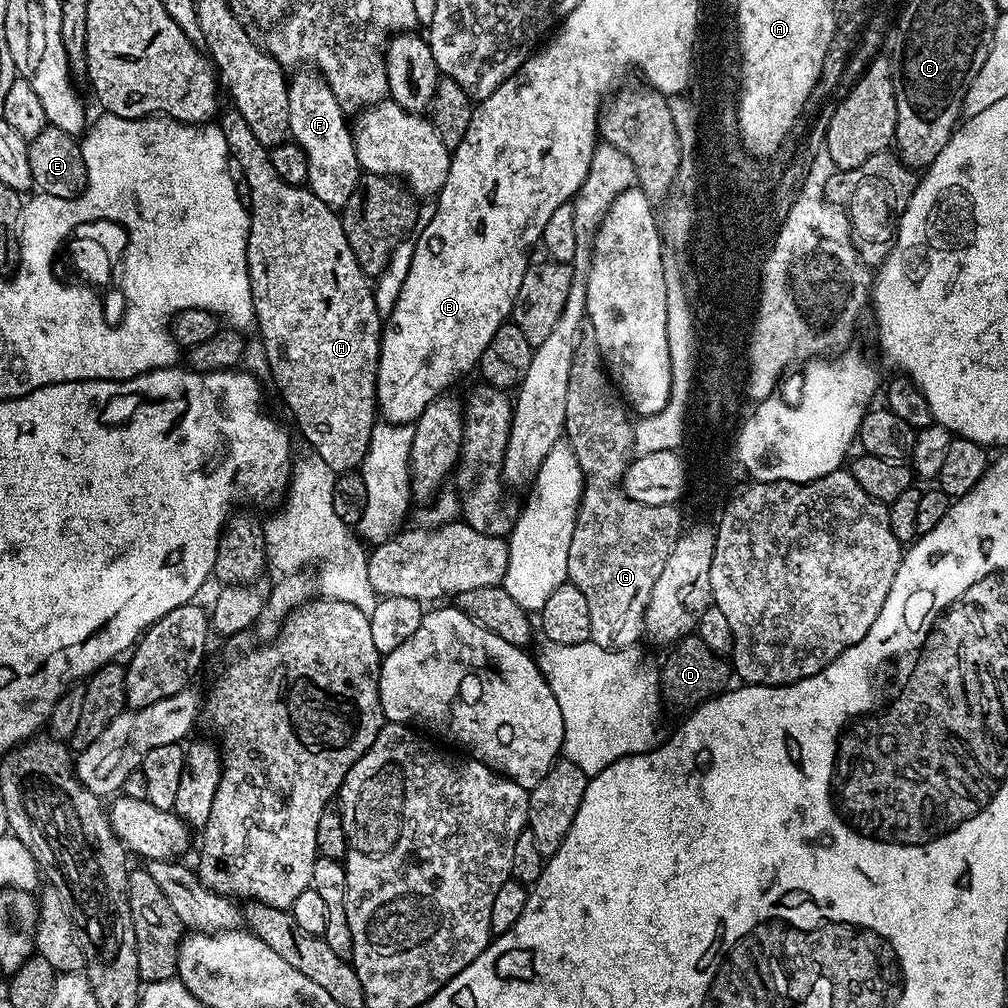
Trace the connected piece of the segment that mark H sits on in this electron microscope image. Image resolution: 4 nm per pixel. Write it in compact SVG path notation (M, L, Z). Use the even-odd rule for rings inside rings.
M232 138L232 139L229 139L229 142L228 142L228 150L229 150L229 153L231 153L231 155L232 155L232 156L233 156L233 157L234 157L234 164L235 164L235 167L236 167L236 168L237 168L237 169L238 169L238 172L239 172L239 175L240 175L240 176L241 176L241 177L242 177L242 180L243 180L243 176L242 176L242 175L244 175L244 180L245 180L245 182L246 182L246 183L248 183L248 192L247 192L247 188L246 188L246 207L247 207L247 209L248 209L248 211L249 211L249 213L250 213L250 215L249 215L249 217L248 217L248 245L247 245L247 246L246 246L246 262L247 262L247 263L248 263L248 273L249 273L249 274L250 274L250 290L251 290L251 291L252 291L252 305L253 305L253 306L254 306L254 310L255 310L255 311L256 311L256 319L255 319L255 321L254 321L254 324L255 324L255 327L256 327L256 328L257 328L257 329L258 329L258 328L259 328L259 327L260 327L260 340L261 340L261 342L262 342L262 343L264 343L264 356L265 356L265 358L266 358L266 359L268 359L268 368L269 368L269 370L270 370L270 371L272 371L272 380L273 380L273 382L274 382L274 383L276 383L276 388L277 388L277 390L278 390L278 391L280 391L280 396L281 396L281 398L282 398L282 399L284 399L284 404L285 404L285 406L286 406L286 407L288 407L288 408L289 408L289 410L290 410L290 411L292 411L292 416L293 416L293 418L294 418L294 419L296 419L296 424L297 424L297 426L298 426L298 427L300 427L300 432L301 432L301 434L302 434L302 435L304 435L304 437L302 437L302 440L303 440L303 443L305 443L305 444L309 444L309 446L311 446L311 447L312 447L312 448L313 448L313 449L314 449L314 450L315 450L315 451L317 451L317 452L318 452L318 454L320 454L320 455L321 455L321 456L322 456L322 462L326 462L326 466L330 466L330 470L331 470L331 471L332 471L332 472L335 472L335 473L337 473L337 474L343 474L343 473L346 473L346 472L356 472L356 471L357 471L357 469L359 469L359 467L360 467L360 465L361 465L361 464L362 464L362 462L363 462L363 458L364 458L364 457L365 457L365 456L366 456L366 452L367 452L367 447L368 447L368 446L370 446L370 436L371 436L371 430L372 430L372 428L373 428L373 427L375 427L375 425L376 425L376 424L377 424L377 423L378 423L378 405L377 405L377 402L376 402L376 368L377 368L377 366L379 366L379 365L380 365L380 337L381 337L381 335L382 335L382 317L381 317L381 316L380 316L380 314L379 314L379 312L378 312L378 306L376 306L376 305L375 305L375 294L374 294L374 292L373 292L373 285L372 285L372 284L371 284L371 283L370 283L370 277L369 277L369 276L368 276L368 275L366 275L366 273L364 273L364 271L363 271L363 270L362 270L362 266L361 266L361 265L360 265L360 263L359 263L359 262L358 262L358 258L354 258L354 250L350 250L350 242L349 242L349 241L348 241L348 239L347 239L347 238L346 238L346 230L345 230L345 229L344 229L344 221L343 221L343 219L342 219L342 216L341 216L341 213L340 213L340 212L339 212L339 211L337 211L337 209L334 209L334 208L331 208L331 206L329 206L329 204L327 204L327 203L326 203L326 202L322 202L322 198L318 198L318 197L317 197L317 196L316 196L316 195L315 195L315 194L314 194L314 193L313 193L313 192L312 192L312 189L311 189L311 188L309 188L309 187L307 187L307 186L301 186L301 185L298 185L298 184L287 184L287 182L285 182L285 181L284 181L284 180L283 180L283 179L282 179L282 178L281 178L281 177L280 177L280 176L278 176L278 175L276 175L276 171L275 171L275 170L274 170L274 166L273 166L273 165L272 165L272 158L271 158L271 155L270 155L270 152L269 152L269 149L268 149L268 148L267 148L267 147L266 147L266 145L265 145L265 144L264 144L264 143L263 143L263 142L262 142L262 141L261 141L261 140L254 140L254 139L251 139L251 138L245 138L245 140L236 140L236 138Z

